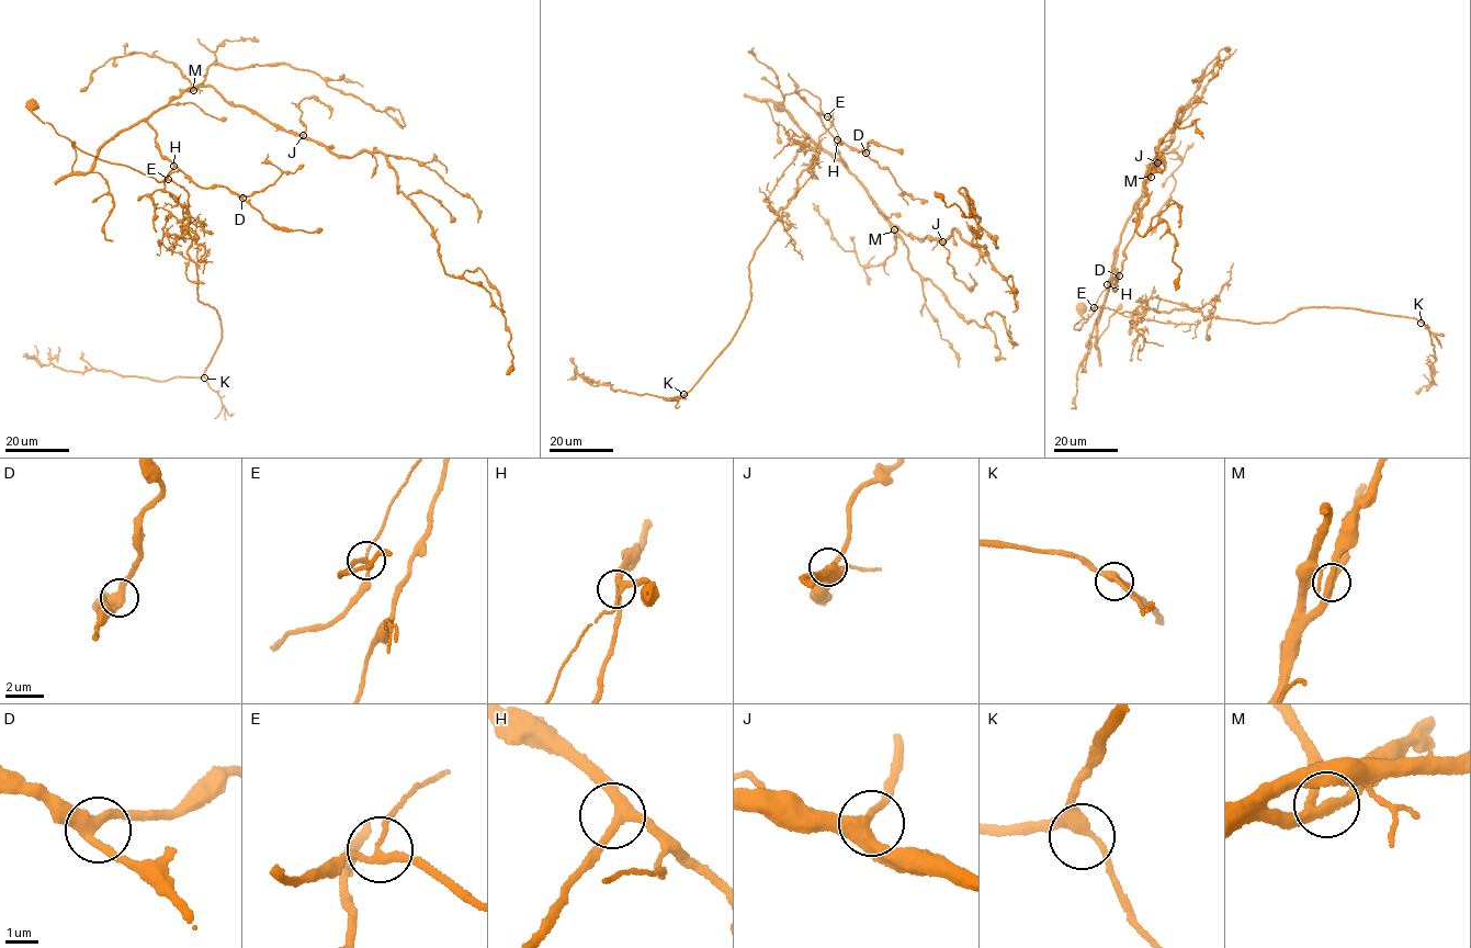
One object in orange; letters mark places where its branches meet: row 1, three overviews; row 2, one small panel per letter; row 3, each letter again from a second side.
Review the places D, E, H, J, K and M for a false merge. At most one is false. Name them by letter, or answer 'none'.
E

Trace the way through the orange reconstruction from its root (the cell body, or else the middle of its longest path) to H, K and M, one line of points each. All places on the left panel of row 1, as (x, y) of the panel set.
H: (31, 104), (33, 114), (88, 154), (127, 166), (159, 182), (178, 171), (173, 166)
K: (31, 104), (33, 114), (88, 154), (187, 191), (199, 300), (217, 312), (223, 329), (204, 377)
M: (31, 104), (33, 114), (88, 154), (159, 182), (178, 167), (161, 155), (147, 117), (193, 90)

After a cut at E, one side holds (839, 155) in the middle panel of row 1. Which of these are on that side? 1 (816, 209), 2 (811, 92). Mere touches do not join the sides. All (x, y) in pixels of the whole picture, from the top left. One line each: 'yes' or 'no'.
1: yes
2: no

